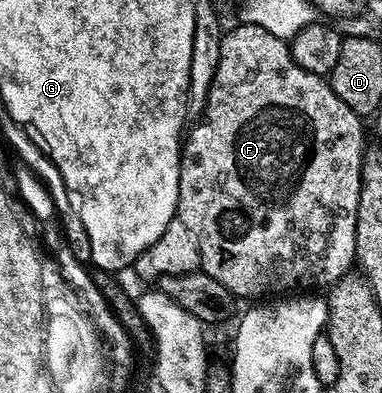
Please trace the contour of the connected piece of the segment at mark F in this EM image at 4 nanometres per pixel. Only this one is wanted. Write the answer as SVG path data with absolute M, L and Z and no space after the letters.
M236 23L232 30L230 28L223 34L221 39L221 58L218 59L217 73L213 77L213 83L209 88L208 101L205 103L201 120L196 126L187 130L186 136L182 141L180 150L180 182L178 183L178 203L176 204L176 216L182 223L186 223L186 227L190 227L190 231L194 235L194 239L198 243L198 251L200 252L200 269L209 273L214 279L218 279L218 283L222 283L222 287L226 287L233 293L237 299L244 297L256 297L252 299L264 299L267 293L276 293L272 295L284 295L289 291L312 291L315 285L324 285L323 287L331 287L349 272L348 269L353 268L356 261L356 212L358 211L358 195L360 194L360 164L364 158L364 150L366 148L366 140L364 141L364 125L365 122L354 111L350 111L350 107L346 107L346 103L342 103L342 99L338 99L338 95L334 95L331 84L324 77L314 75L310 71L306 71L302 67L298 67L298 63L294 63L292 51L287 40L279 38L278 35L272 35L270 31L266 31L263 27Z

